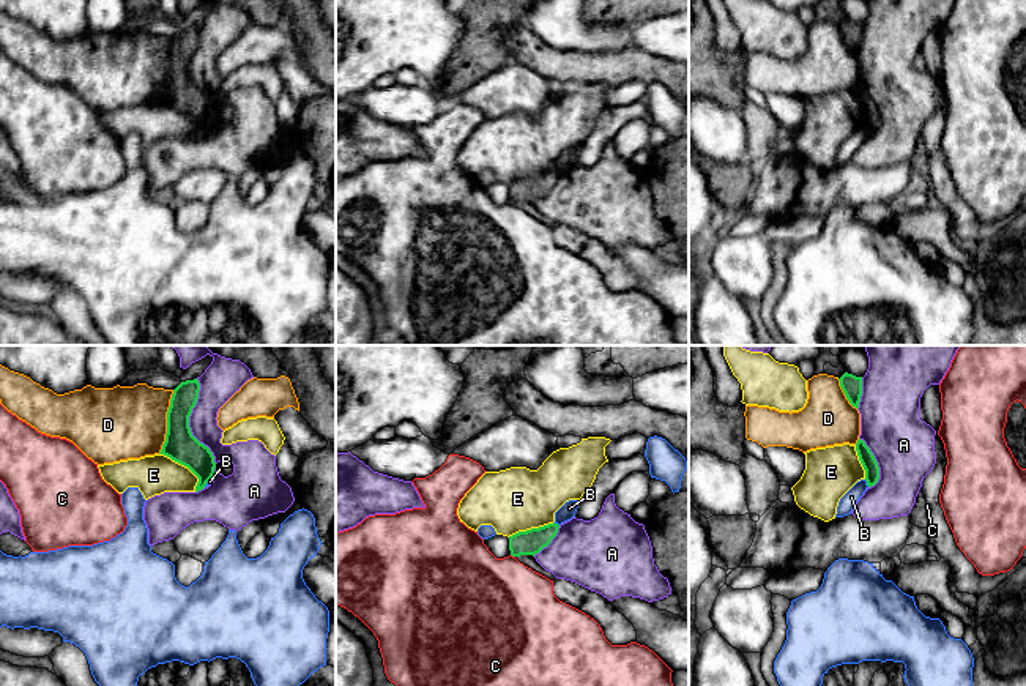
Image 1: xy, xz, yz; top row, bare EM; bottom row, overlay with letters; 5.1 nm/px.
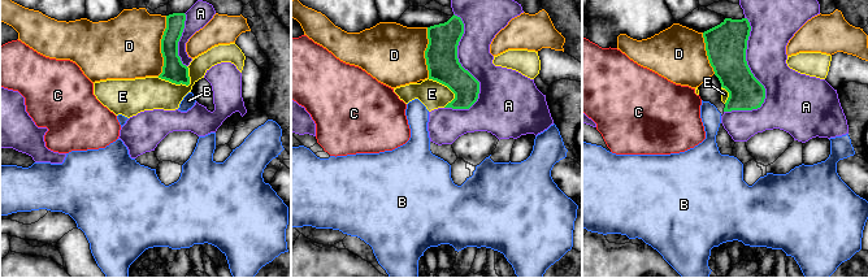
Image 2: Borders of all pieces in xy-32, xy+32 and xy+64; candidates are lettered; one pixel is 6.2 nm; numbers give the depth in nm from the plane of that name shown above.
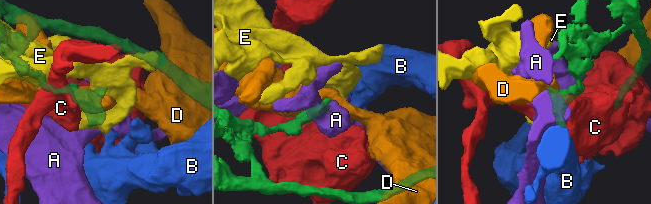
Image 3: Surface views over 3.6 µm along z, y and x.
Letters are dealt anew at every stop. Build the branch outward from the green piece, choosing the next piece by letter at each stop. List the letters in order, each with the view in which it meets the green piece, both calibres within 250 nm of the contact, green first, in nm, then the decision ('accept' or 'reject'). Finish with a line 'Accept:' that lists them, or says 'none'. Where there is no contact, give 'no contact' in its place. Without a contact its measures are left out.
A: meets green in xy; 170 nm thick on the green side, 190 nm on the other; reject
B: meets green in yz; 80 nm thick on the green side, 80 nm on the other; reject
C: meets green in xz; 130 nm thick on the green side, 460 nm on the other; reject
D: meets green in xy; 170 nm thick on the green side, 380 nm on the other; reject
E: meets green in xy; 170 nm thick on the green side, 200 nm on the other; reject
Accept: none

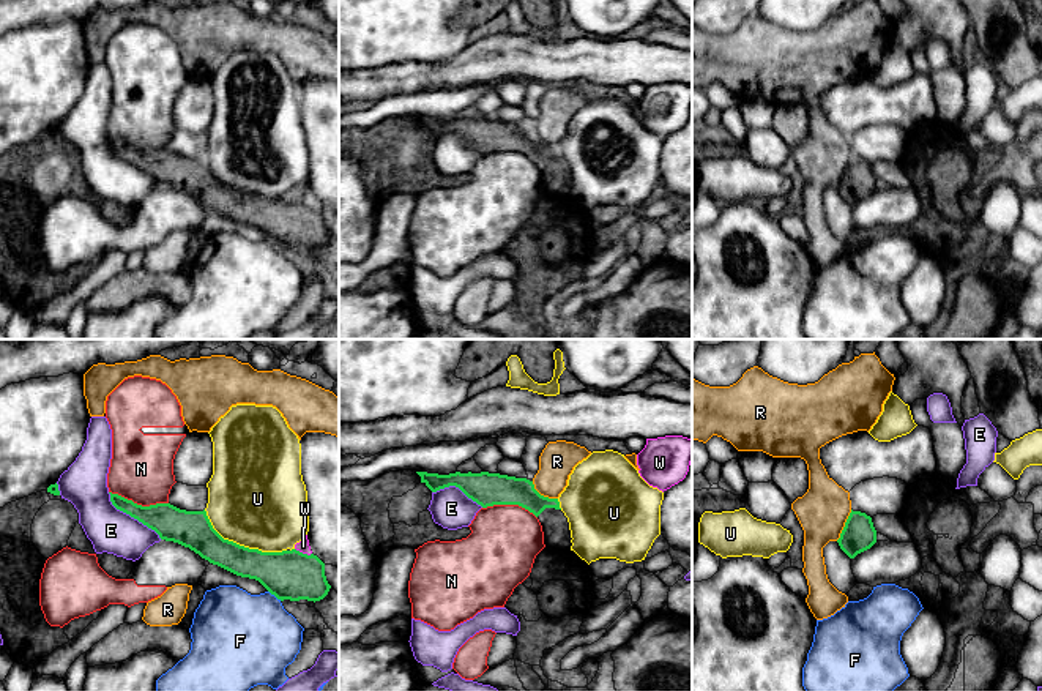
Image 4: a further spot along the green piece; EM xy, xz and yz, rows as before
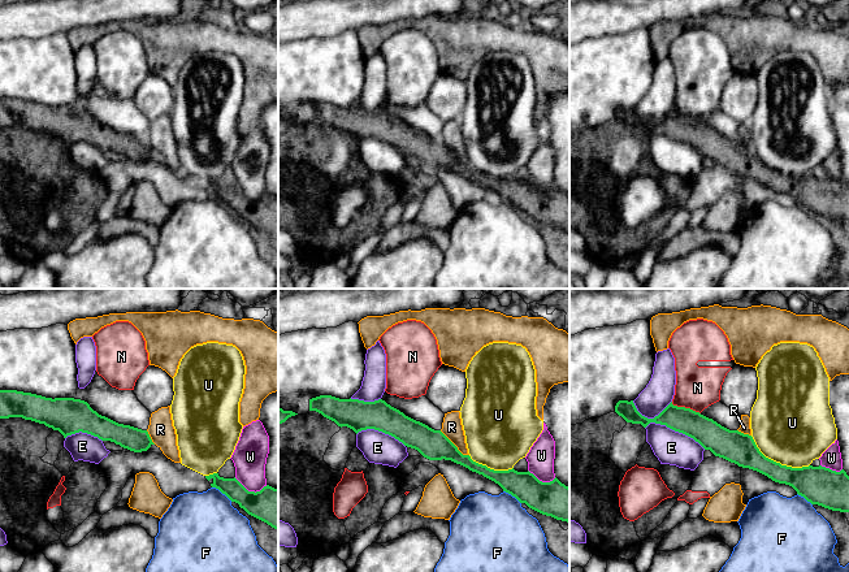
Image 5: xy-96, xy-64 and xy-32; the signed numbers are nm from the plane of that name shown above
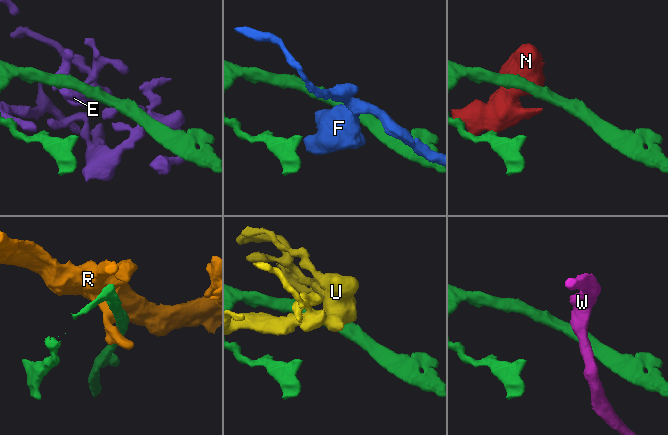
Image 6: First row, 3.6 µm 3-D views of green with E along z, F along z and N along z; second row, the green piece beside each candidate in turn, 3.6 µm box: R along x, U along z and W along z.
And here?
E: meets green in xy; 180 nm thick on the green side, 220 nm on the other; reject
F: meets green in xy; 260 nm thick on the green side, 440 nm on the other; reject
N: meets green in xy; 180 nm thick on the green side, 320 nm on the other; reject
R: meets green in yz; 170 nm thick on the green side, 260 nm on the other; reject
U: meets green in xy; 220 nm thick on the green side, 500 nm on the other; reject
W: meets green in xy; 260 nm thick on the green side, 70 nm on the other; reject
Accept: none

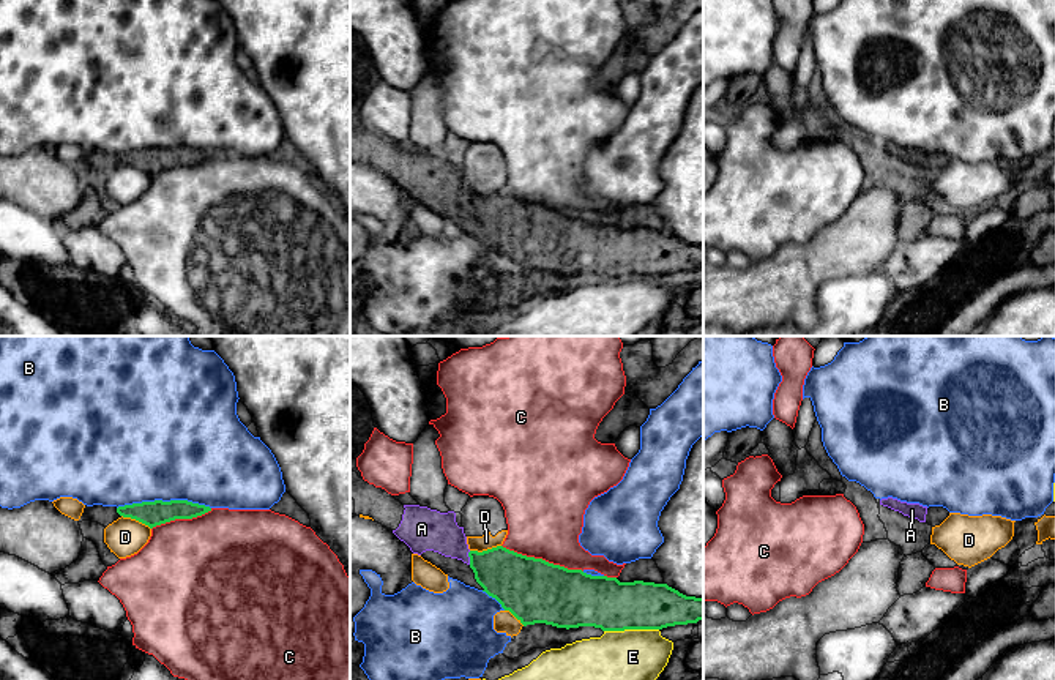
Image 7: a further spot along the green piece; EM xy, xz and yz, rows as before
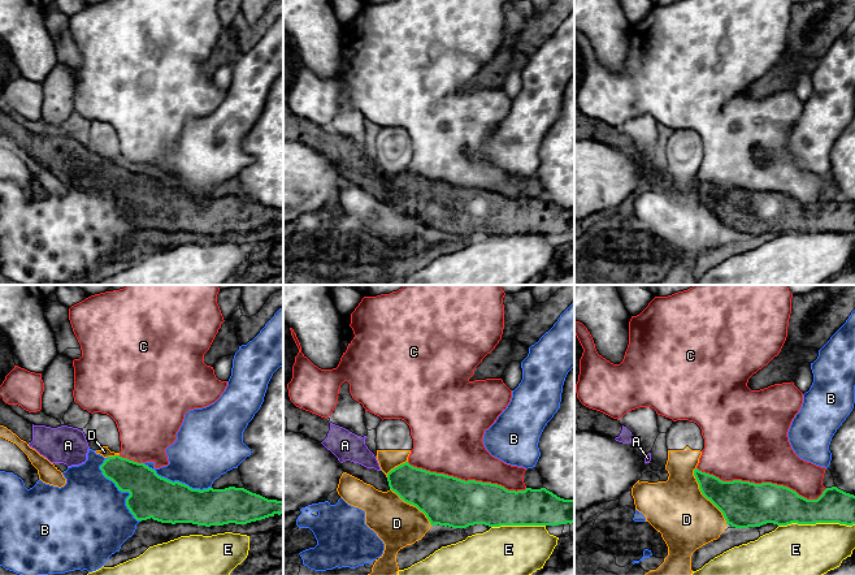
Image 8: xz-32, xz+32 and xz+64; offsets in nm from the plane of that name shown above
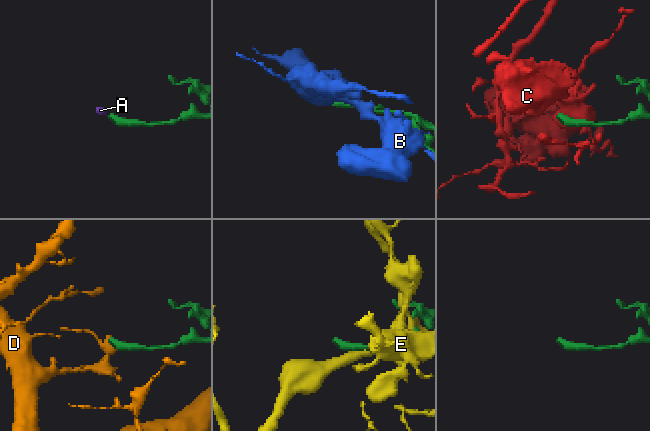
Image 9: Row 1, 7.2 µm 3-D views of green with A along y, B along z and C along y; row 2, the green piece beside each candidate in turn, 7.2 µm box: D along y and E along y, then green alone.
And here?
A: meets green in xz; 260 nm thick on the green side, 220 nm on the other; accept
B: meets green in xy; 130 nm thick on the green side, 500 nm on the other; reject
C: meets green in xz; 320 nm thick on the green side, 400 nm on the other; reject
D: meets green in xz; 300 nm thick on the green side, 80 nm on the other; reject
E: meets green in xz; 260 nm thick on the green side, 380 nm on the other; reject
Accept: A

